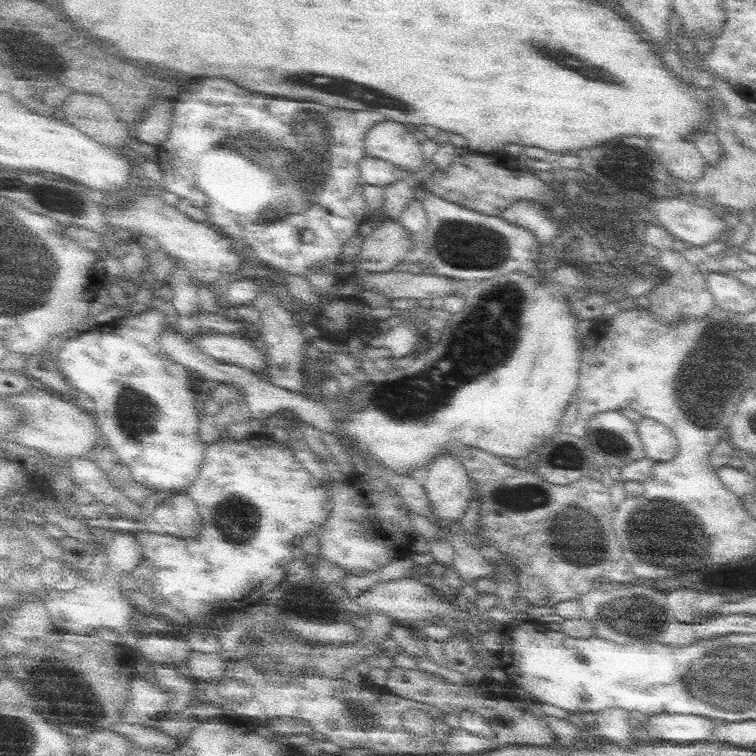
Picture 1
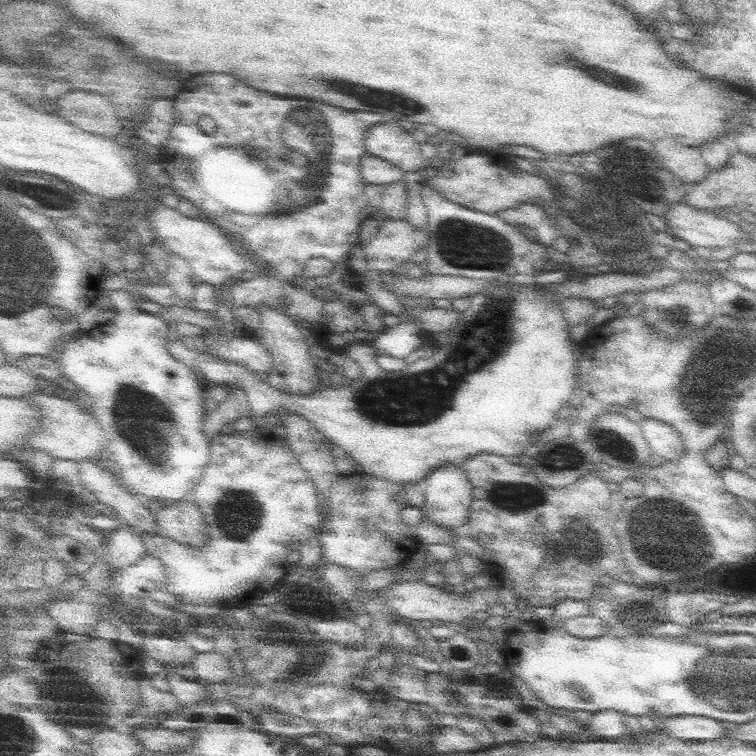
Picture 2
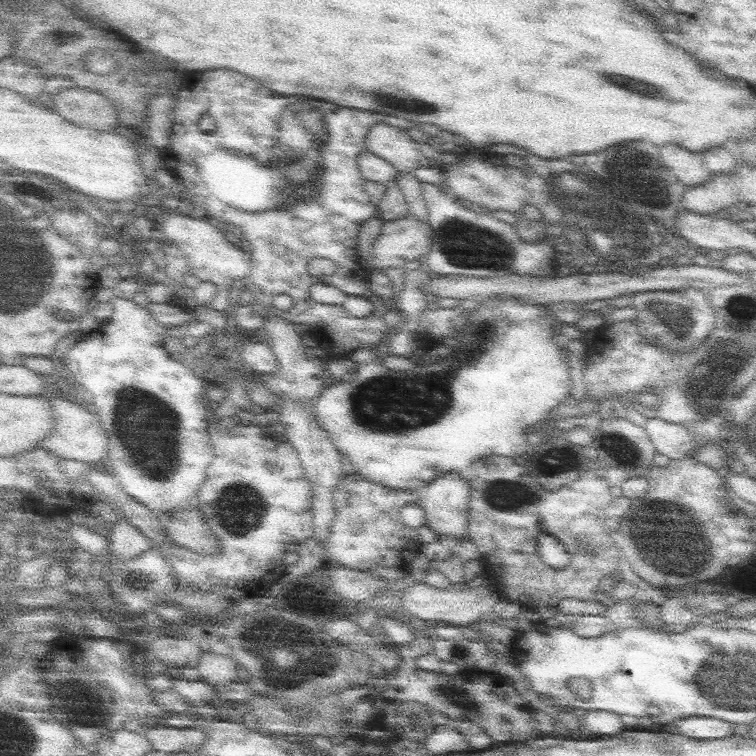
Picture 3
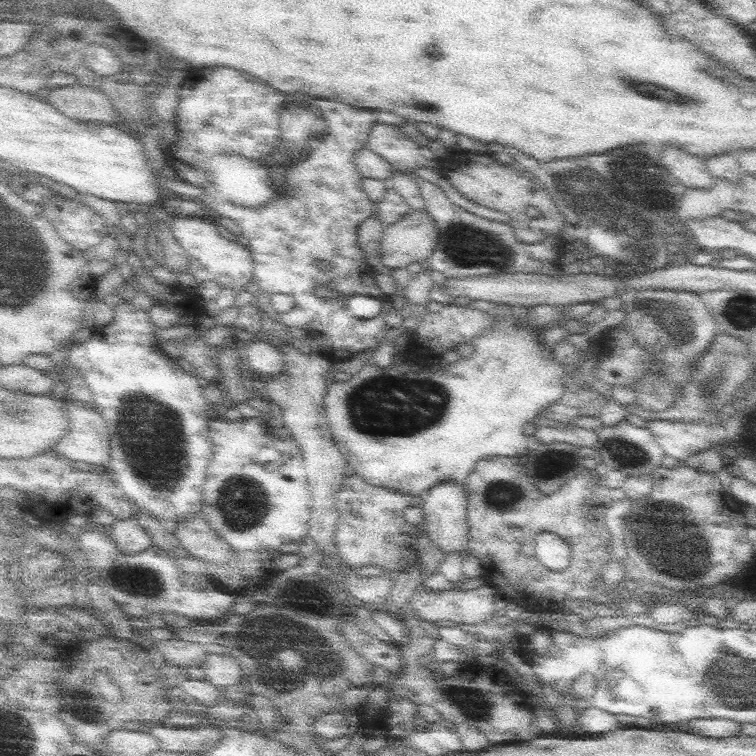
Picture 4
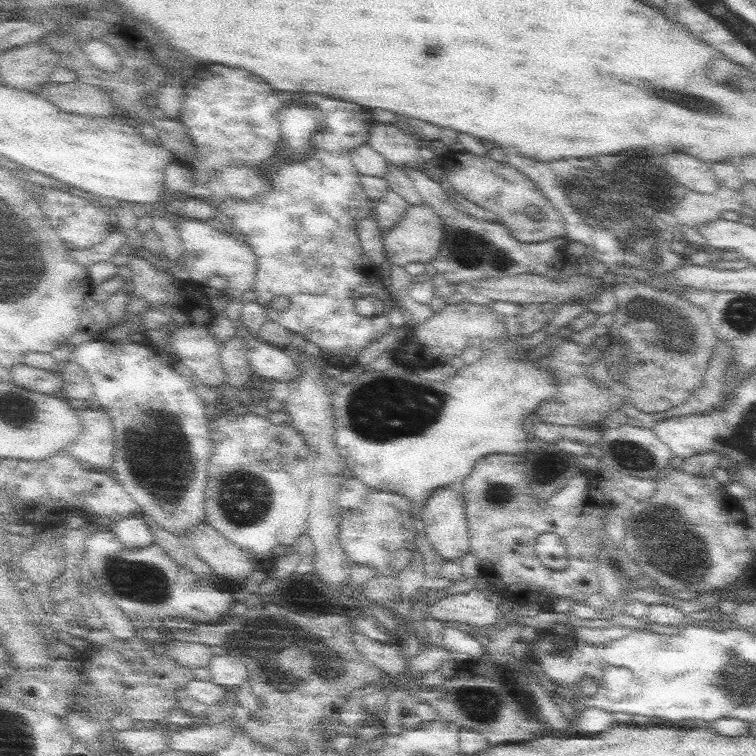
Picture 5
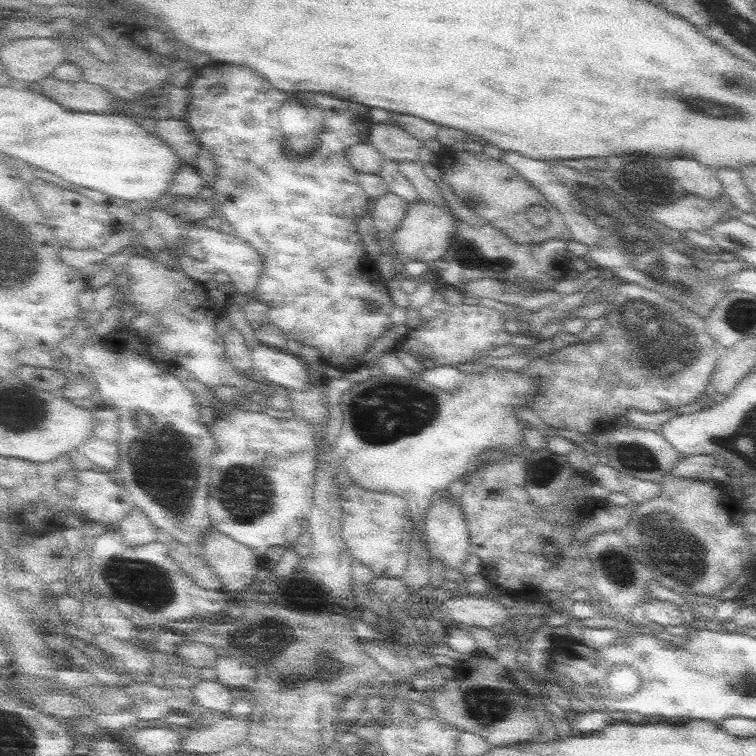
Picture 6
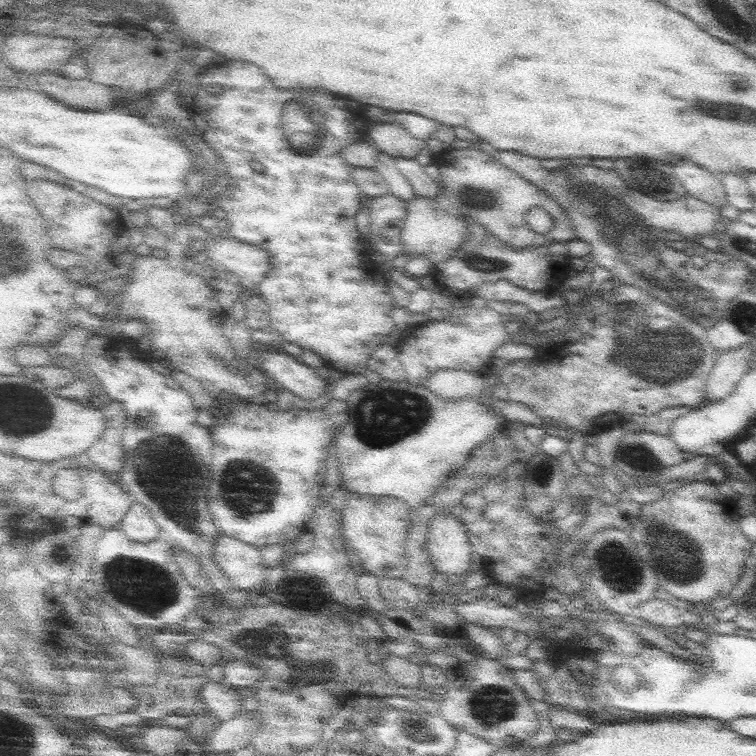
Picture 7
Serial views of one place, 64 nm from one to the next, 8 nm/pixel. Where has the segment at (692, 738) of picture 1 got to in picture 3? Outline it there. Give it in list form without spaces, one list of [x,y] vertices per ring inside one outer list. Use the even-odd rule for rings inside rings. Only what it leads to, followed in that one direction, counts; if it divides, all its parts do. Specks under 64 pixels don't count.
[[[692,716],[690,718],[676,721],[671,727],[674,732],[696,738],[698,740],[714,740],[726,738],[734,734],[733,728],[730,728],[730,722],[721,718],[712,718],[709,716]]]

